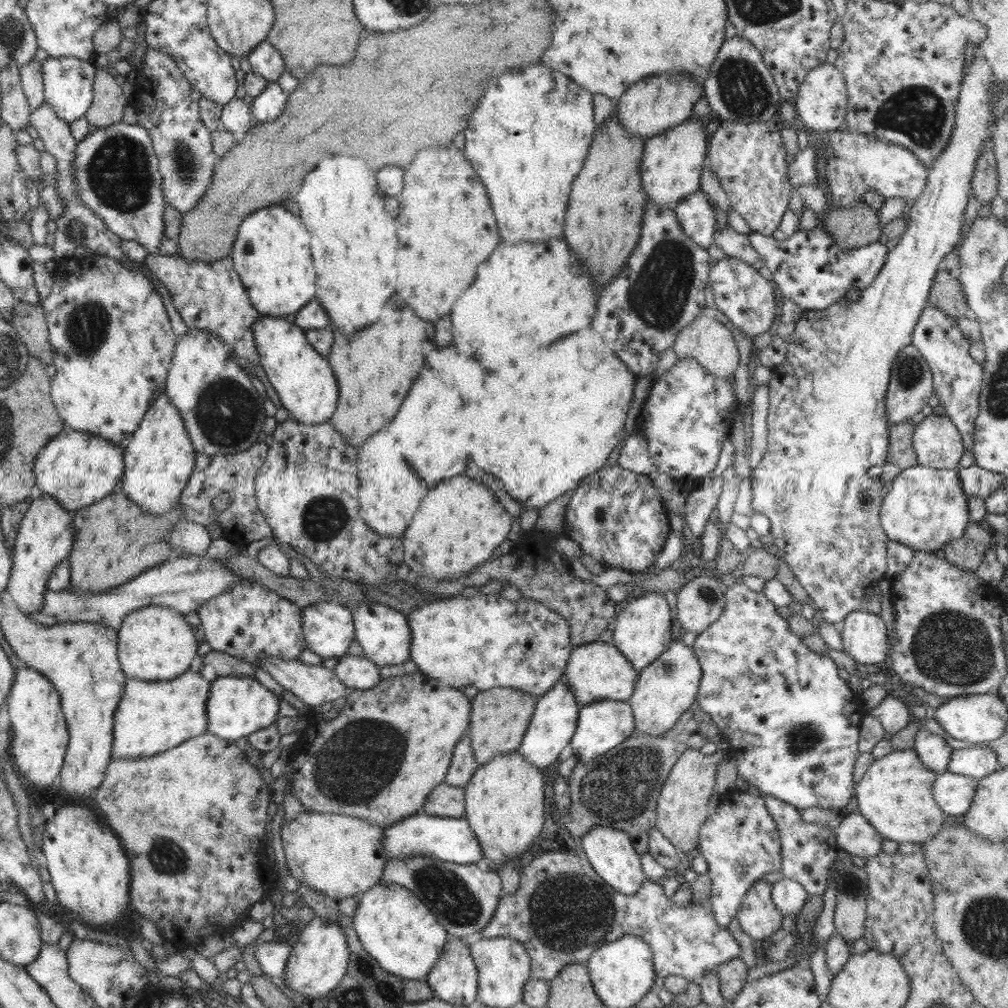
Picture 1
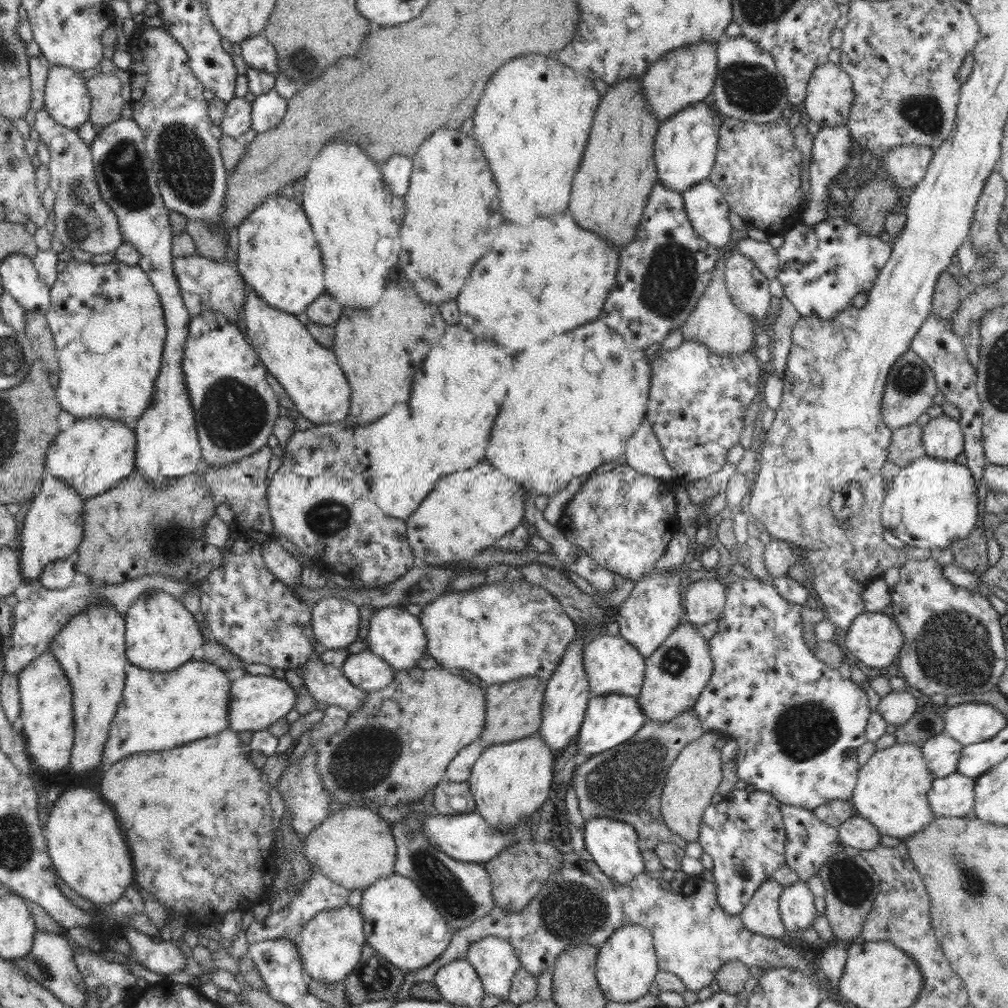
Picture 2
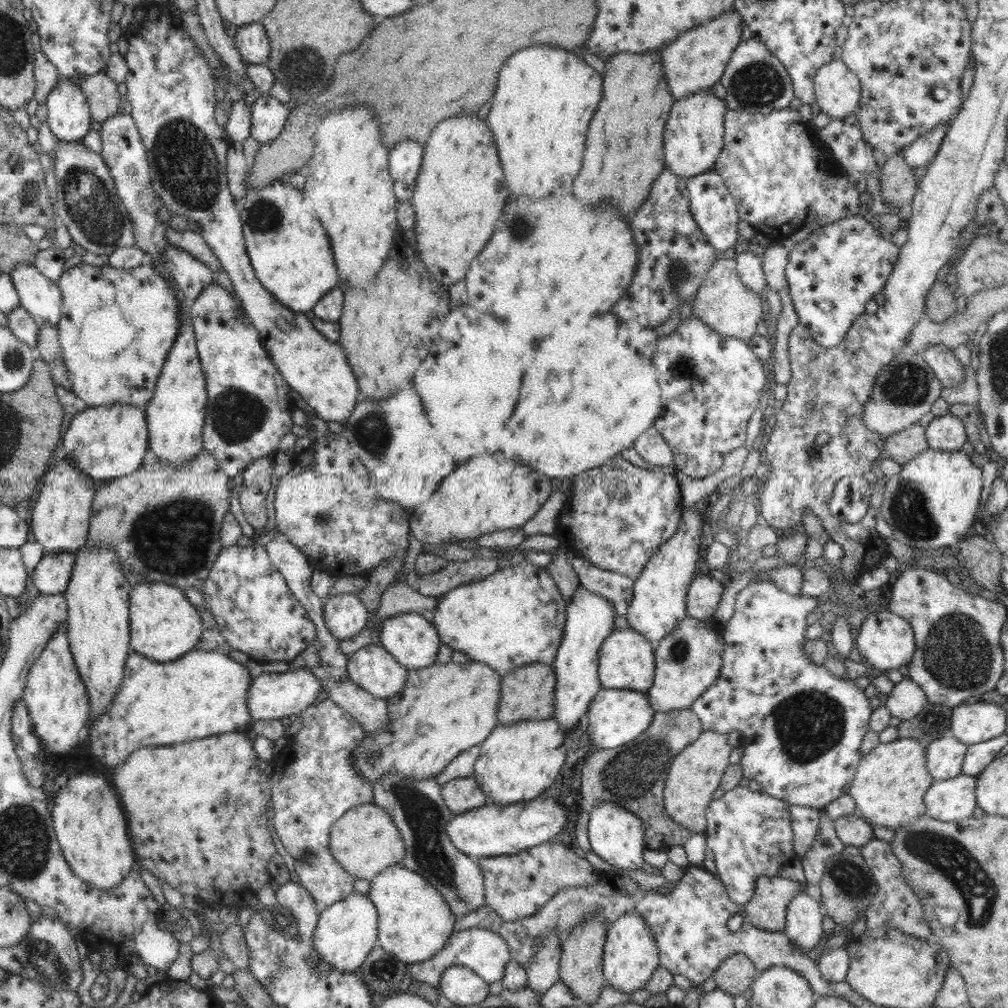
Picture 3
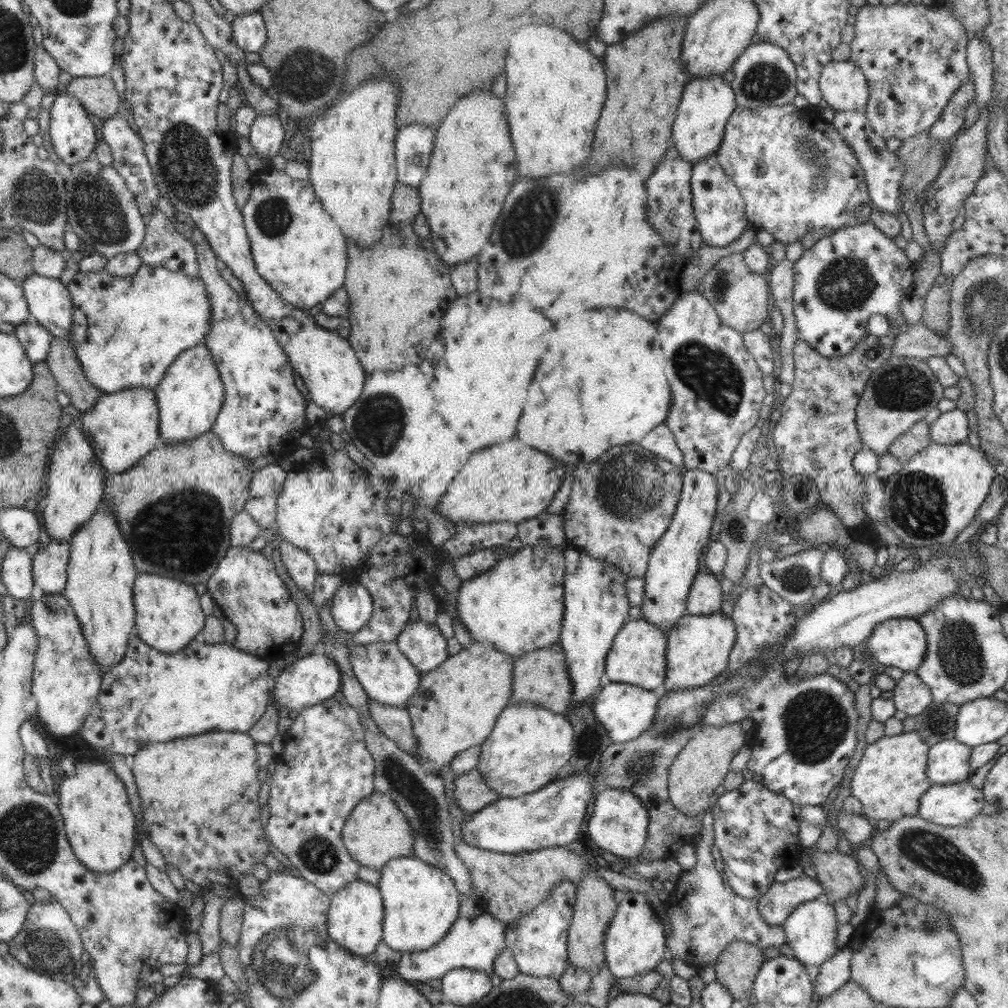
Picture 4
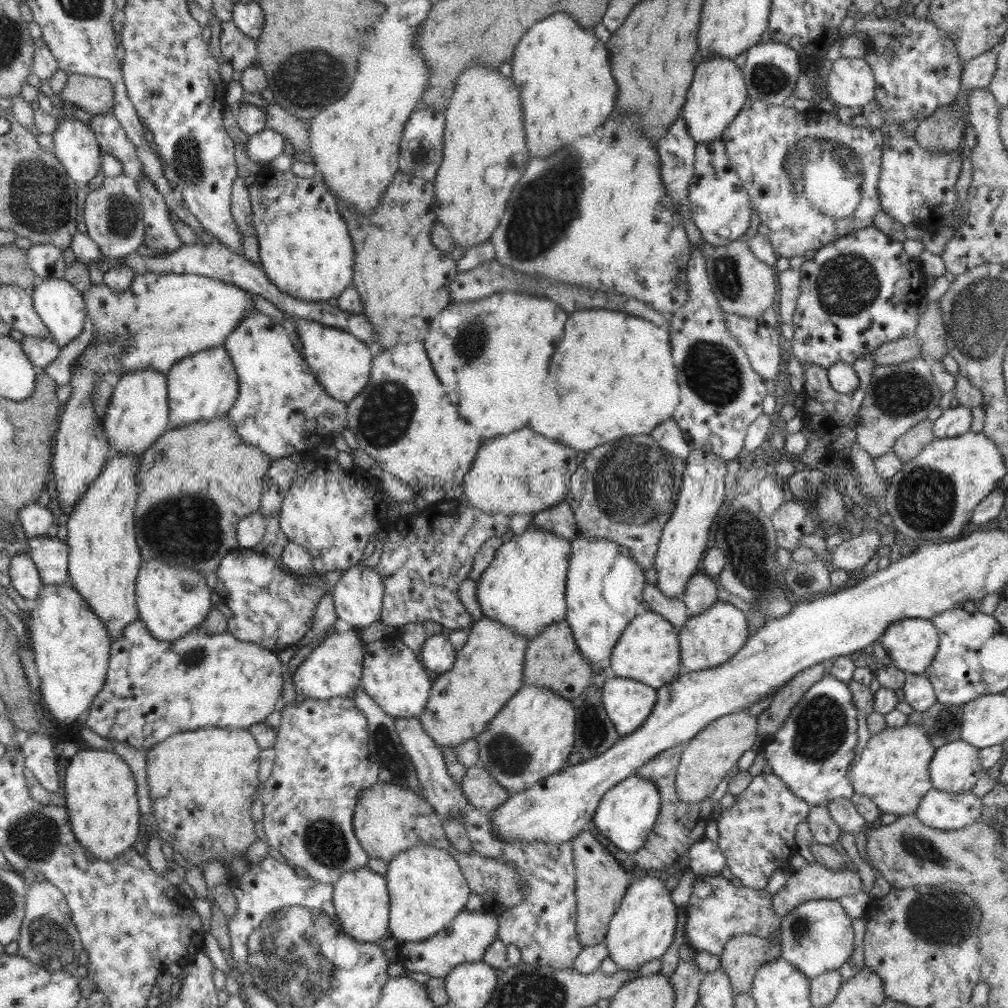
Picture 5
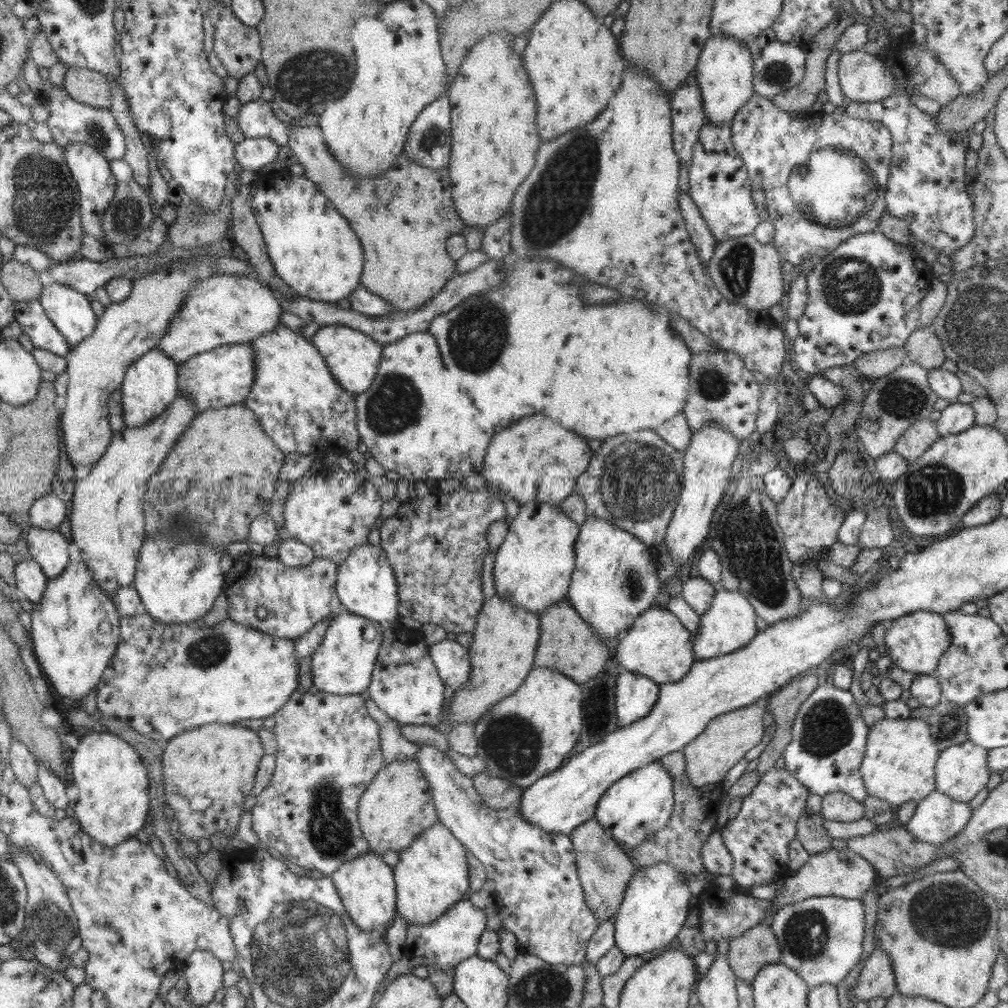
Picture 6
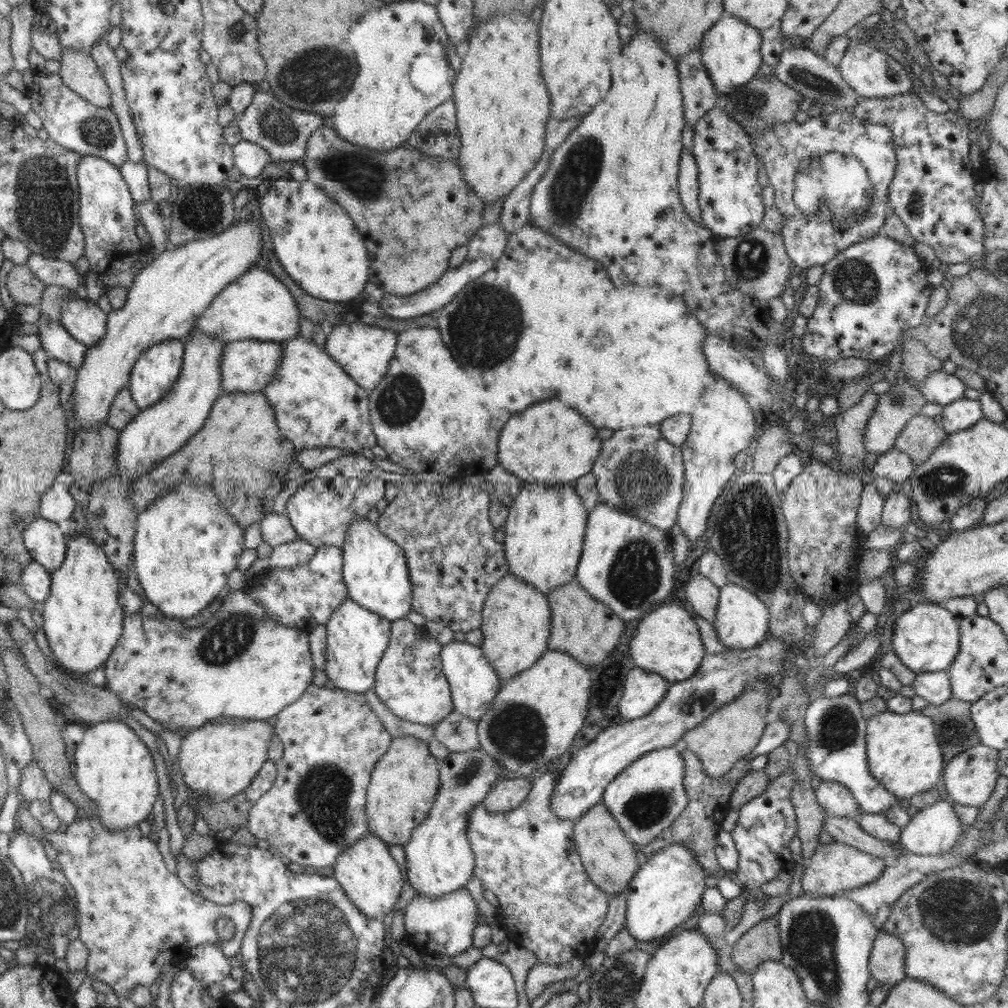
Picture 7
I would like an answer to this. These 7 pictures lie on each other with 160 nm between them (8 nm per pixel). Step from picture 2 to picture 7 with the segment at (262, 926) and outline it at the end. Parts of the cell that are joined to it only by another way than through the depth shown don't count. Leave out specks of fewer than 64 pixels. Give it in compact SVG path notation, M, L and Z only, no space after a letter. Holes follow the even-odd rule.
M315 685L306 688L296 702L285 706L276 715L276 723L273 729L275 730L275 735L282 741L284 752L282 758L275 763L277 766L277 777L273 787L268 792L265 792L254 804L250 804L247 828L255 838L269 842L272 845L272 849L294 868L303 869L306 866L314 866L317 869L328 868L328 866L333 867L336 864L338 855L359 838L362 838L368 831L369 824L367 823L365 811L367 786L370 784L371 772L380 757L386 754L393 736L390 736L382 721L374 714L363 693L348 692L342 689L328 689L326 686L320 688Z

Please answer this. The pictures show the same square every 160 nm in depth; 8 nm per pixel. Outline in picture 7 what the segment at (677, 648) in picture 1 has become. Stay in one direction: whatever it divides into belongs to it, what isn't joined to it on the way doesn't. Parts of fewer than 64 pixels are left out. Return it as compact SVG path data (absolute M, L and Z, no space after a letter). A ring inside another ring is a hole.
M728 583L719 589L718 608L716 609L715 628L718 640L734 650L754 648L769 636L770 613L766 605L753 592Z

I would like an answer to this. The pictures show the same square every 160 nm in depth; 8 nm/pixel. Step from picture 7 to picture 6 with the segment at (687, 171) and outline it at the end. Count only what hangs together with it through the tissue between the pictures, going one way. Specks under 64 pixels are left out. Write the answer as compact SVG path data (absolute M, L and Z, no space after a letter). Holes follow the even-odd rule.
M688 189L687 191L684 191L682 195L679 195L679 205L681 215L685 220L685 227L687 228L690 240L698 253L698 258L702 262L705 262L705 264L708 264L709 260L712 258L717 240L707 227L706 221L702 218L692 197L690 197Z

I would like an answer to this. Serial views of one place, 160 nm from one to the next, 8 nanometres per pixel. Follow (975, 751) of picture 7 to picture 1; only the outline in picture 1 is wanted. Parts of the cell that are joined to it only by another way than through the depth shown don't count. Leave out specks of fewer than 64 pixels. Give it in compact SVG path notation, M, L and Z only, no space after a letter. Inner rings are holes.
M923 727L916 733L913 749L926 768L938 775L947 771L953 748L940 735Z

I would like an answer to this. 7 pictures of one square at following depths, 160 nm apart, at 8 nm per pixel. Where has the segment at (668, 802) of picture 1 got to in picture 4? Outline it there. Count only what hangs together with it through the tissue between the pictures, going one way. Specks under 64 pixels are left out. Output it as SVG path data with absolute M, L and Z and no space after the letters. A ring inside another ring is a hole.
M740 722L726 726L701 724L670 765L668 792L671 803L686 816L703 817L710 807L710 795L723 783L724 777L731 770L730 761L747 743L749 736L742 730Z

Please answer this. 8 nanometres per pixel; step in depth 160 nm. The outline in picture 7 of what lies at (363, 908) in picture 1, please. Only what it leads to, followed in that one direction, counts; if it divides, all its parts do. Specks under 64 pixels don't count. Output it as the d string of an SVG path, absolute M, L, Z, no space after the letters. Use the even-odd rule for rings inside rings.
M481 746L468 752L449 752L448 756L437 761L440 785L435 801L428 816L414 828L410 840L403 846L407 862L405 876L408 878L408 884L414 886L418 895L425 895L432 897L432 899L438 899L447 893L463 888L472 879L475 856L467 837L469 814L476 805L482 805L481 802L485 794L500 779L500 775L498 775L500 770L505 769L487 752L484 752Z

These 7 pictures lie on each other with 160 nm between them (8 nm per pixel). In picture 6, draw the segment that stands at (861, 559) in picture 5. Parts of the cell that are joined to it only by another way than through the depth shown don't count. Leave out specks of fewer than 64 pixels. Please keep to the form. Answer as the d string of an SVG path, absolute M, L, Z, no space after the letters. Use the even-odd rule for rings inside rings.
M884 505L873 506L860 533L858 545L864 550L883 549L894 540L890 513Z

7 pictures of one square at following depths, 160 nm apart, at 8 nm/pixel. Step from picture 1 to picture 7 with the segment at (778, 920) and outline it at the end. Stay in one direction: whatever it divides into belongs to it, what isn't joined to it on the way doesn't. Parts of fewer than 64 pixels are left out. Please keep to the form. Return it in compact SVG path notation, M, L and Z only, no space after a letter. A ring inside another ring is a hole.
M835 841L830 844L820 843L816 852L808 859L804 866L804 873L800 882L802 891L808 895L832 897L836 893L852 891L859 886L869 884L884 872L889 862L879 856L872 856L848 844Z

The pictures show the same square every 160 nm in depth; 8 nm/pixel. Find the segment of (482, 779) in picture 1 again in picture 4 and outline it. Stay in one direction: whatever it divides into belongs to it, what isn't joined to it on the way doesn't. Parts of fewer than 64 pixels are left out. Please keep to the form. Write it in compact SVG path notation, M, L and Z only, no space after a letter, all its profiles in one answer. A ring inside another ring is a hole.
M530 702L511 704L498 715L495 727L480 745L477 771L500 797L518 798L536 792L555 780L558 770L572 756L574 730L564 714Z

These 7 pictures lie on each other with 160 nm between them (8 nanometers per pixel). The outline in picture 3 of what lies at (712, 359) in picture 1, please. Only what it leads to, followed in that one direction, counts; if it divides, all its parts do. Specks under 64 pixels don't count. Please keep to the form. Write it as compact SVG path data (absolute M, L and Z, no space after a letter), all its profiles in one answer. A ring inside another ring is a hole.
M733 255L719 256L708 271L706 278L693 298L691 314L701 318L704 324L713 328L721 336L732 336L745 343L756 334L756 325L766 314L762 312L764 294L746 288L738 278L736 259Z

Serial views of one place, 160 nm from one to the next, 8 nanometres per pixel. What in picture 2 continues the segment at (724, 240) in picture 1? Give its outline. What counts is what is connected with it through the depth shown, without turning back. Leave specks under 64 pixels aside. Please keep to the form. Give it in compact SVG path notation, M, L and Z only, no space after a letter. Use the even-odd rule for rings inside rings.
M752 237L738 239L733 252L743 254L752 260L768 280L776 278L779 256L777 249L768 244L767 240L752 240Z

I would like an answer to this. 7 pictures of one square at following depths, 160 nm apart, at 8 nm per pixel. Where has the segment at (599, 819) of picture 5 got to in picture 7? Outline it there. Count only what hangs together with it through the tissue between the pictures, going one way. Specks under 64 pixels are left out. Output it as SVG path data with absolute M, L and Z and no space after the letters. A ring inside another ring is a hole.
M683 745L647 752L626 767L603 792L604 806L635 846L652 843L661 832L672 826L689 803L683 783Z

